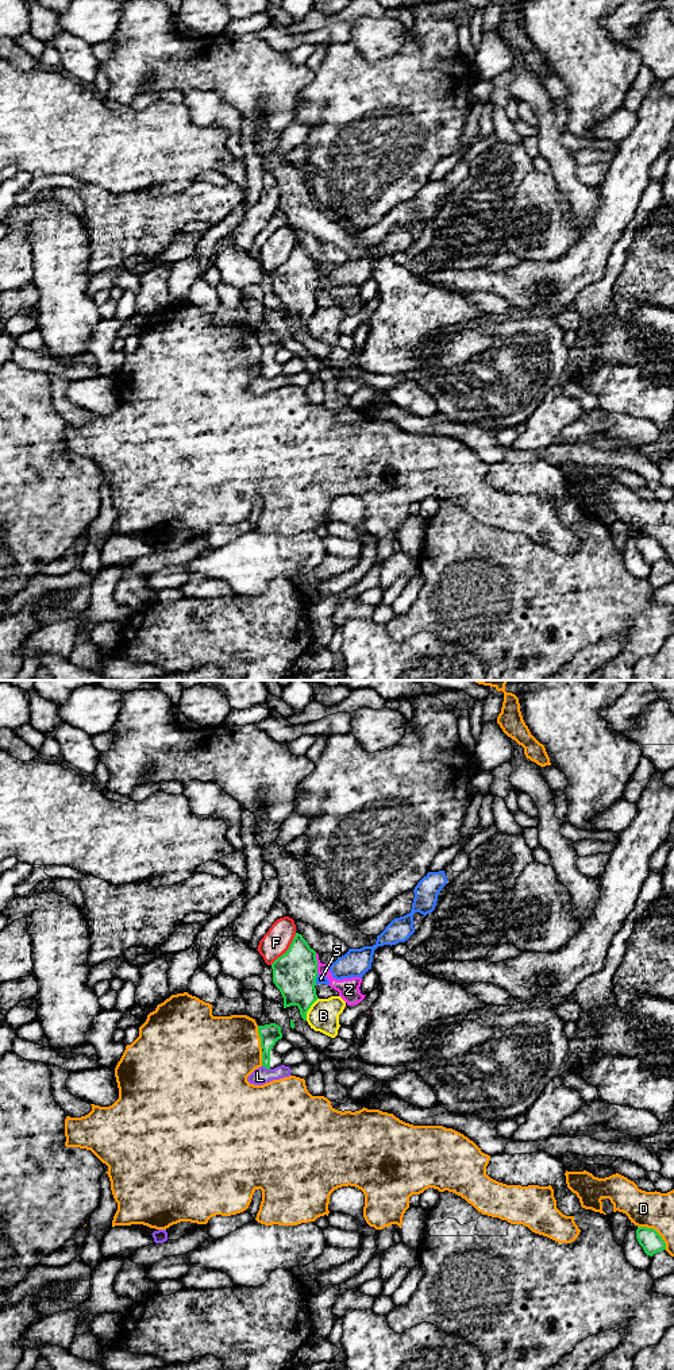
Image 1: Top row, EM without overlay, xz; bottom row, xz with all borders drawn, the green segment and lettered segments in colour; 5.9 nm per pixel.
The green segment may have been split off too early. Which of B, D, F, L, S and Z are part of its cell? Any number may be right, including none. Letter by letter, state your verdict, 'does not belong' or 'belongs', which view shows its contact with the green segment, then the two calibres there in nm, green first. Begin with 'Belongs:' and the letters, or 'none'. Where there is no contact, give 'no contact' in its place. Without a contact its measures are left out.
Belongs: none
B: does not belong; contact in xz; calibres 260 and 190 nm
D: does not belong; contact in xz; calibres 120 and 440 nm
F: does not belong; contact in xz; calibres 260 and 160 nm
L: does not belong; contact in xz; calibres 120 and 100 nm
S: does not belong; contact in xz; calibres 260 and 60 nm
Z: does not belong; contact in xz; calibres 260 and 130 nm

